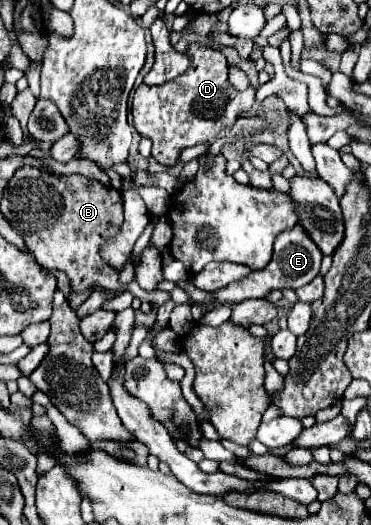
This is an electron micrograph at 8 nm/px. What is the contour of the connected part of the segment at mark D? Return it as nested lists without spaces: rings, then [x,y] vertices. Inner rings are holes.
[[[193,43],[185,49],[191,59],[187,73],[163,85],[139,85],[133,97],[135,129],[153,141],[151,157],[161,165],[175,165],[181,151],[203,141],[215,141],[219,131],[231,127],[255,103],[255,89],[237,91],[229,83],[229,63],[213,47]]]

